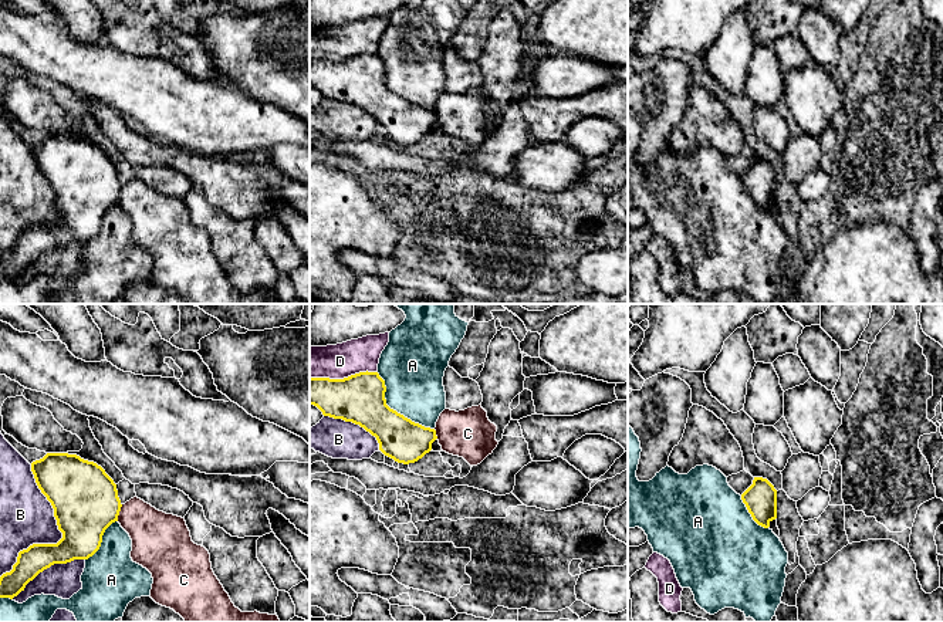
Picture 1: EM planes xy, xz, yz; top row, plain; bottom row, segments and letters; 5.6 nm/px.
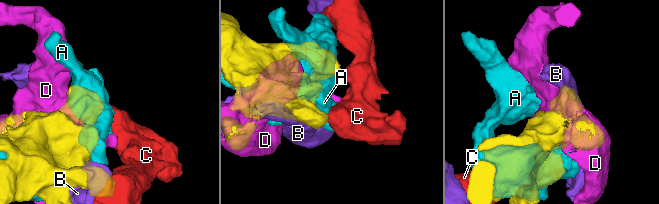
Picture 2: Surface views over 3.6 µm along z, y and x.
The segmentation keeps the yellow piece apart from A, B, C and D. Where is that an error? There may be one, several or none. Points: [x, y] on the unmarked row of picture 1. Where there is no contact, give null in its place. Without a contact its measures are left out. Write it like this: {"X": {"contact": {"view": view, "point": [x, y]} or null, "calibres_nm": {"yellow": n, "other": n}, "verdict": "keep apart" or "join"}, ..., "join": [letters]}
{"A": {"contact": {"view": "xz", "point": [395, 93]}, "calibres_nm": {"yellow": 280, "other": 340}, "verdict": "keep apart"}, "B": {"contact": {"view": "xy", "point": [63, 217]}, "calibres_nm": {"yellow": 380, "other": 300}, "verdict": "keep apart"}, "C": {"contact": {"view": "xy", "point": [118, 195]}, "calibres_nm": {"yellow": 380, "other": 280}, "verdict": "keep apart"}, "D": {"contact": {"view": "xz", "point": [344, 60]}, "calibres_nm": {"yellow": 280, "other": 200}, "verdict": "keep apart"}, "join": []}

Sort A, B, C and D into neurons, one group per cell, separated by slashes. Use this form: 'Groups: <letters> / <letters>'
Groups: A / B / C / D

